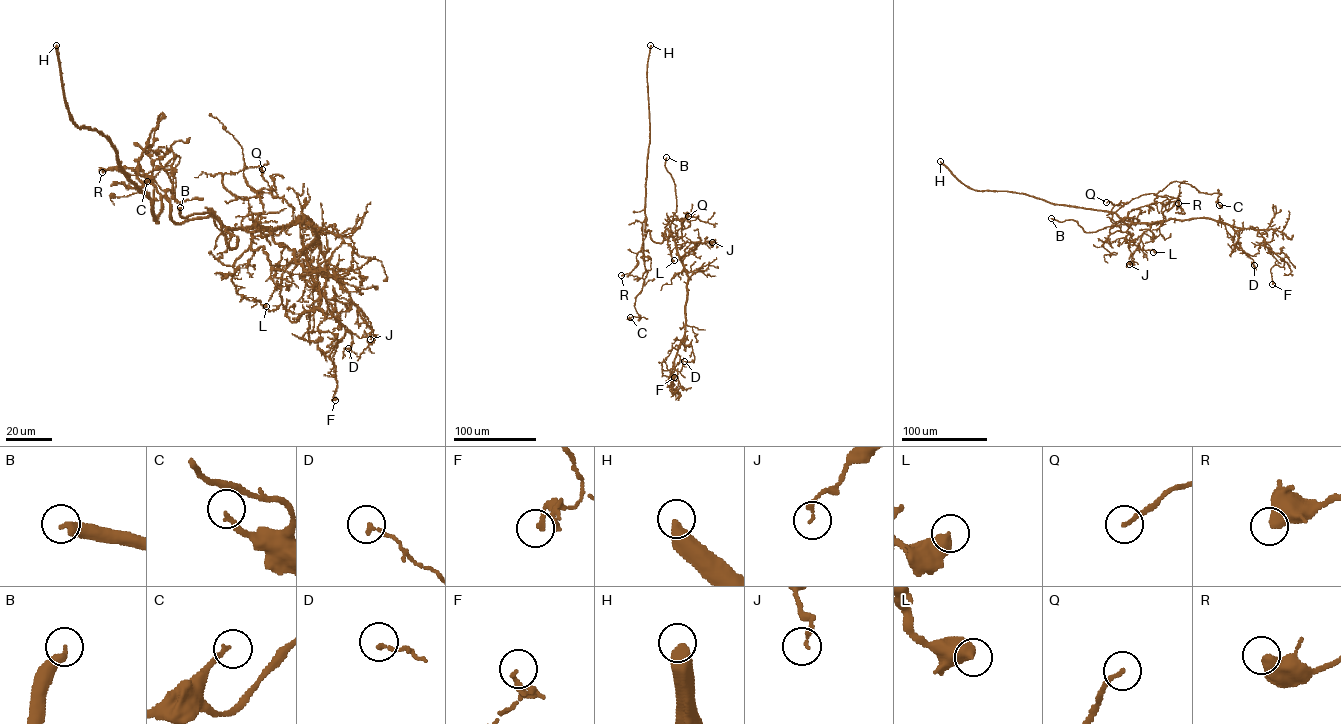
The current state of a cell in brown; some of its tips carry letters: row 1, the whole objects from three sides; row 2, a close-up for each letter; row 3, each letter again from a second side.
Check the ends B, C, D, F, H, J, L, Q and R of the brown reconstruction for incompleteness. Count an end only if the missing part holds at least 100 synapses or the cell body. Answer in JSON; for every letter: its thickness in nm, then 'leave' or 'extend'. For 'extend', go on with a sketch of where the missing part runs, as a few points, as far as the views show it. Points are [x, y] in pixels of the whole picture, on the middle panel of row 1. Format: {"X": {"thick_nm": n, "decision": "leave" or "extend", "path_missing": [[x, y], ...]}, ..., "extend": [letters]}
{"B": {"thick_nm": 360, "decision": "extend"}, "C": {"thick_nm": 160, "decision": "leave"}, "D": {"thick_nm": 160, "decision": "leave"}, "F": {"thick_nm": 140, "decision": "leave"}, "H": {"thick_nm": 500, "decision": "extend"}, "J": {"thick_nm": 160, "decision": "leave"}, "L": {"thick_nm": 550, "decision": "leave"}, "Q": {"thick_nm": 160, "decision": "leave"}, "R": {"thick_nm": 550, "decision": "leave"}, "extend": ["B", "H"]}

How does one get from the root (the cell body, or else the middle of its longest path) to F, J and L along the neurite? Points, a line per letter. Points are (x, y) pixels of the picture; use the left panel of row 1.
F: (211, 212), (232, 228), (309, 218), (318, 235), (306, 262), (346, 332), (317, 349), (332, 361), (335, 400)
J: (211, 212), (225, 227), (264, 229), (294, 250), (306, 270), (335, 276), (362, 312), (370, 339)
L: (211, 212), (223, 226), (246, 229), (252, 234), (250, 246), (236, 261), (233, 283), (238, 294), (266, 306)

